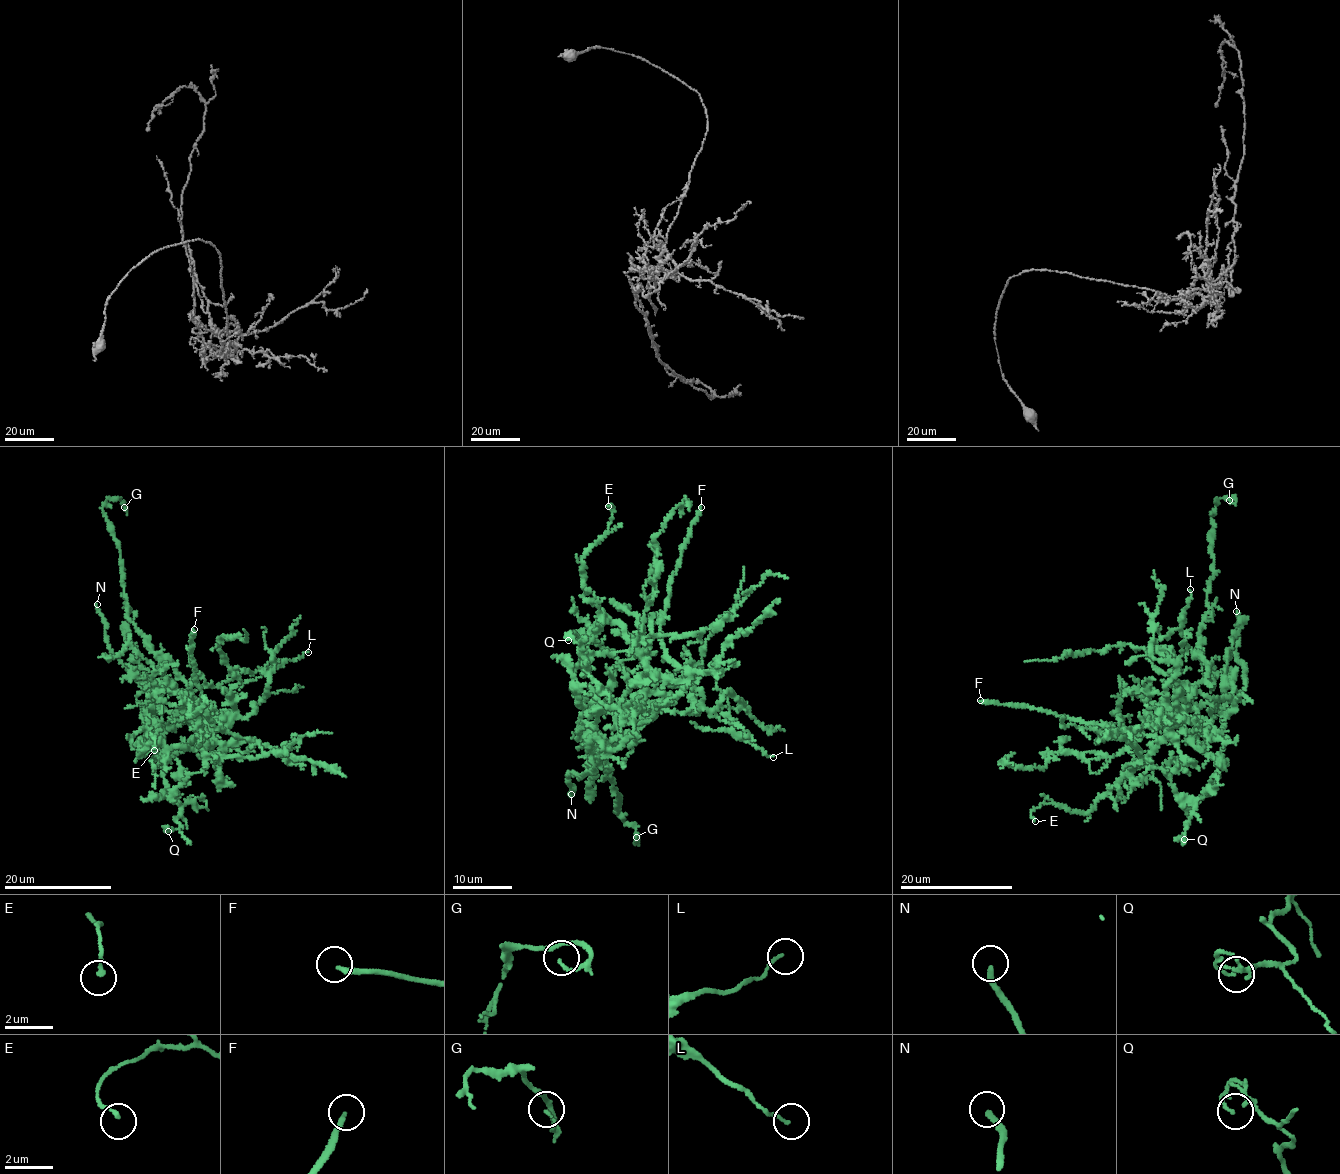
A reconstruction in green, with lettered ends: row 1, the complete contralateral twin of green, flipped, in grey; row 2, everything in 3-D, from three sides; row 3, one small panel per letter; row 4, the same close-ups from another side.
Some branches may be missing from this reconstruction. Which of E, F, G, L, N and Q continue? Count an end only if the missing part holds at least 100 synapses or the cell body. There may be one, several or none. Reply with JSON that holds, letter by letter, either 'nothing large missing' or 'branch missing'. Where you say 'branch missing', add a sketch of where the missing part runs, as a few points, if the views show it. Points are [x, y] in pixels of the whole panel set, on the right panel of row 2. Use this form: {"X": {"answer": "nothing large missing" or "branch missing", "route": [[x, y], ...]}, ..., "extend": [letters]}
{"E": {"answer": "nothing large missing"}, "F": {"answer": "branch missing"}, "G": {"answer": "nothing large missing"}, "L": {"answer": "nothing large missing"}, "N": {"answer": "branch missing"}, "Q": {"answer": "nothing large missing"}, "extend": ["F", "N"]}

